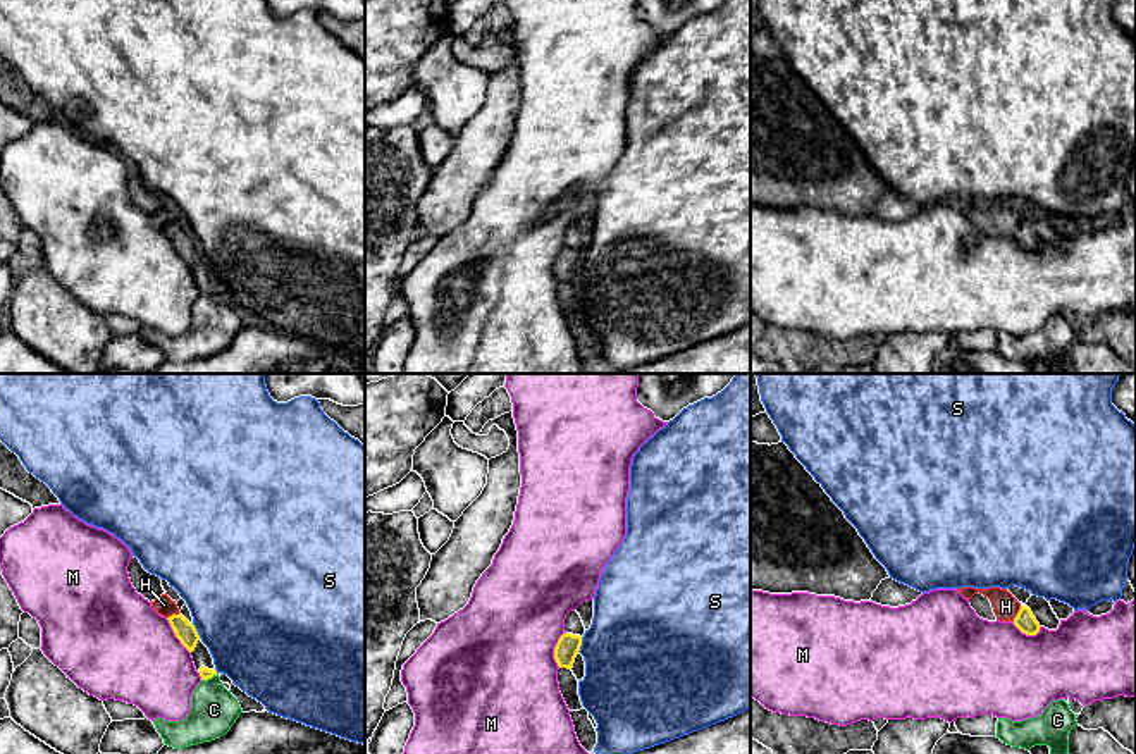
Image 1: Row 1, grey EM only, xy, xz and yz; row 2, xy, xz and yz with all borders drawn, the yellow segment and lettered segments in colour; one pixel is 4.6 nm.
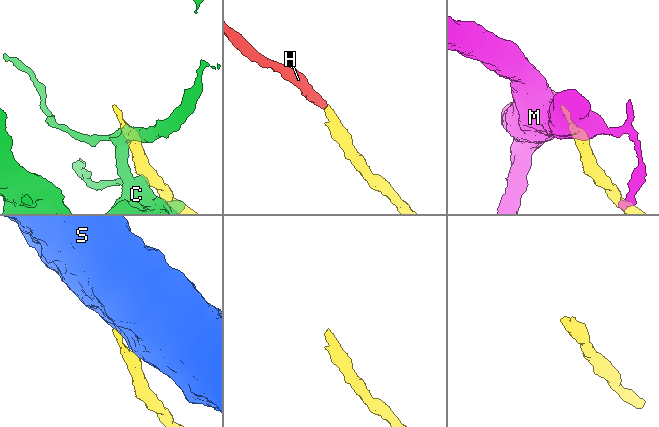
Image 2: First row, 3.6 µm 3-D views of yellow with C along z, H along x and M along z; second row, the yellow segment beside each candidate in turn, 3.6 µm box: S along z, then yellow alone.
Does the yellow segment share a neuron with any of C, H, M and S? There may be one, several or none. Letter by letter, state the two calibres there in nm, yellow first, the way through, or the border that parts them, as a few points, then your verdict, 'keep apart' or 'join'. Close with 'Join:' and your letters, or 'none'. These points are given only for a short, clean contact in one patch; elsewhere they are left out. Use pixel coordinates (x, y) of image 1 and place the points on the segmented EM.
C: calibres 60 and 220 nm; keep apart
H: calibres 90 and 120 nm; way yz (1024, 620), (1018, 613), (1006, 606); join
M: calibres 110 and 500 nm; border xz (565, 632), (555, 648), (558, 667); keep apart
S: calibres 90 and 480 nm; border xy (191, 624), (200, 637); keep apart
Join: H

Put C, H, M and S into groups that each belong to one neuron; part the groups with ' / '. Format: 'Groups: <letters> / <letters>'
Groups: C / H / M / S

